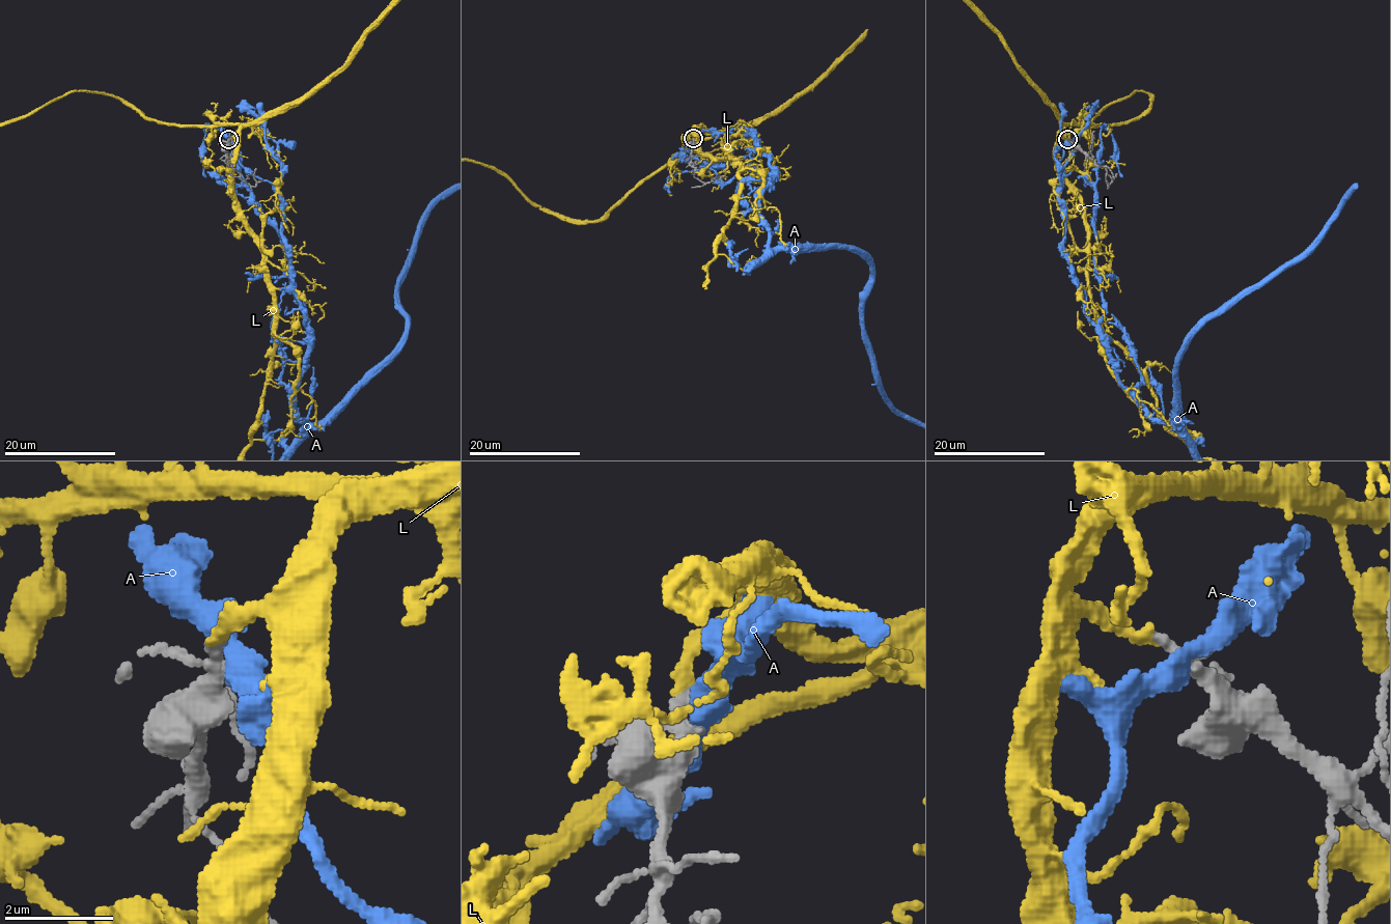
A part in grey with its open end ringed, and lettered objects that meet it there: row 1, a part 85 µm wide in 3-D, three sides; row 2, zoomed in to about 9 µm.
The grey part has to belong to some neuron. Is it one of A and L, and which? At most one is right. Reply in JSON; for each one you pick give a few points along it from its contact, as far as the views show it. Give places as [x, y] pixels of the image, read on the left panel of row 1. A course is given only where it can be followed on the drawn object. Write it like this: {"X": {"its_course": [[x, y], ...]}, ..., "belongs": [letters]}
{"belongs": ["L"]}

